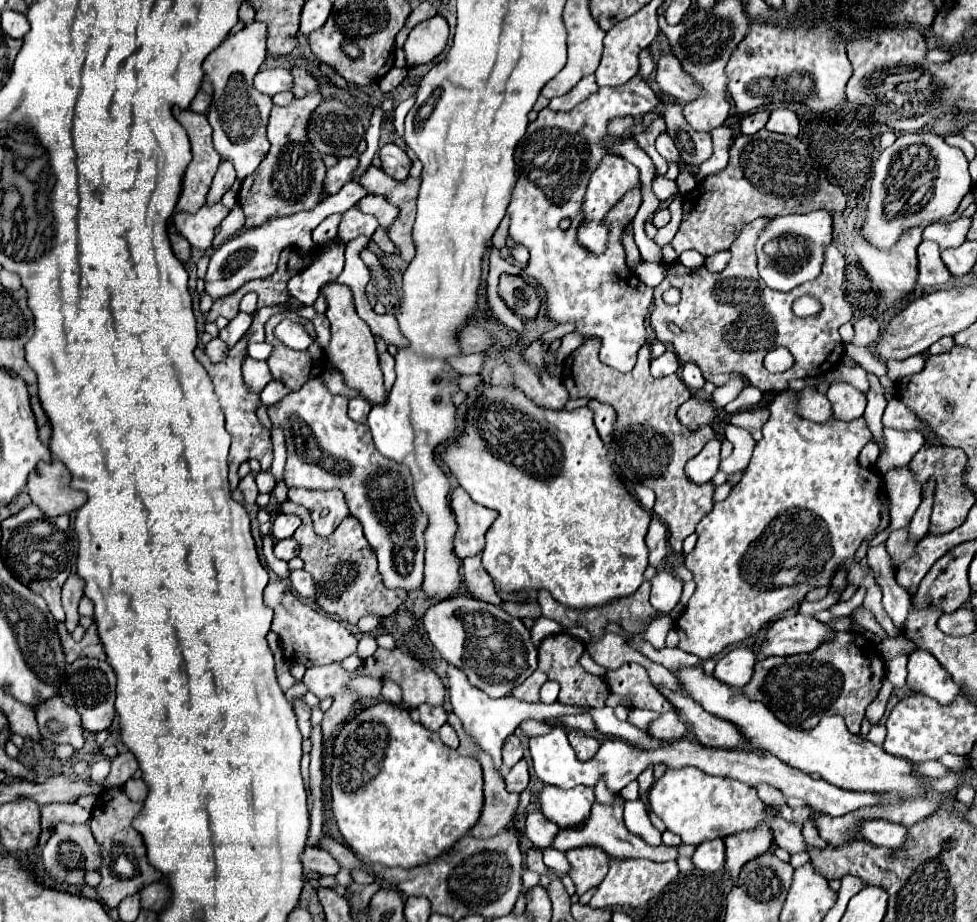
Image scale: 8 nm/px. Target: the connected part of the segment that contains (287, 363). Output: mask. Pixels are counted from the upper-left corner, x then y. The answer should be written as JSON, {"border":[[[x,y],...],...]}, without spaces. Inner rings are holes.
{"border":[[[285,310],[281,314],[275,314],[267,320],[265,324],[265,342],[269,342],[273,346],[271,356],[267,358],[267,364],[271,368],[273,380],[285,384],[291,390],[299,390],[307,380],[319,376],[323,372],[323,358],[311,358],[311,356],[323,356],[323,348],[317,342],[317,334],[313,328],[313,322],[307,318],[301,318],[297,312],[293,310]],[[281,320],[295,320],[299,324],[305,326],[305,330],[309,332],[309,336],[313,338],[313,344],[307,350],[291,350],[287,346],[283,346],[275,336],[273,330]]]}

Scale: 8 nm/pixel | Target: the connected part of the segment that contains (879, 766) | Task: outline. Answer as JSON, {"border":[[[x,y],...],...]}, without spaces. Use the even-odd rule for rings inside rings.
{"border":[[[683,666],[675,672],[681,688],[689,698],[699,702],[709,714],[717,718],[727,718],[739,728],[745,742],[765,754],[777,756],[781,762],[803,770],[807,774],[819,774],[823,780],[845,788],[845,790],[869,790],[869,792],[889,792],[893,798],[915,798],[927,790],[925,782],[913,776],[911,762],[899,756],[887,754],[881,746],[863,740],[847,730],[841,716],[823,716],[821,722],[811,730],[799,730],[783,724],[763,702],[749,700],[737,688],[729,688],[713,676],[707,676],[701,666]]]}

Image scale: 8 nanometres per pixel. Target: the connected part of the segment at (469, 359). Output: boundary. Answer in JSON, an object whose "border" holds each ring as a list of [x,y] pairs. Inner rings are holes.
{"border":[[[483,354],[451,356],[451,358],[447,358],[447,364],[449,364],[457,374],[479,374],[483,362],[485,362],[485,356],[483,356]]]}

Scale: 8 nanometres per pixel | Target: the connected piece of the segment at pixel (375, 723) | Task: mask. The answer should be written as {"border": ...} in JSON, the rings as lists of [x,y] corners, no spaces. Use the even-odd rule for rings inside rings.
{"border":[[[379,702],[355,714],[349,722],[345,722],[331,742],[331,810],[337,822],[337,828],[345,840],[345,844],[367,864],[377,868],[415,868],[427,864],[447,852],[463,834],[471,830],[471,826],[479,820],[483,808],[483,774],[481,764],[475,758],[463,758],[457,750],[445,746],[439,738],[439,732],[431,732],[423,728],[419,722],[413,722],[409,712],[403,706],[395,706],[389,702]]]}

